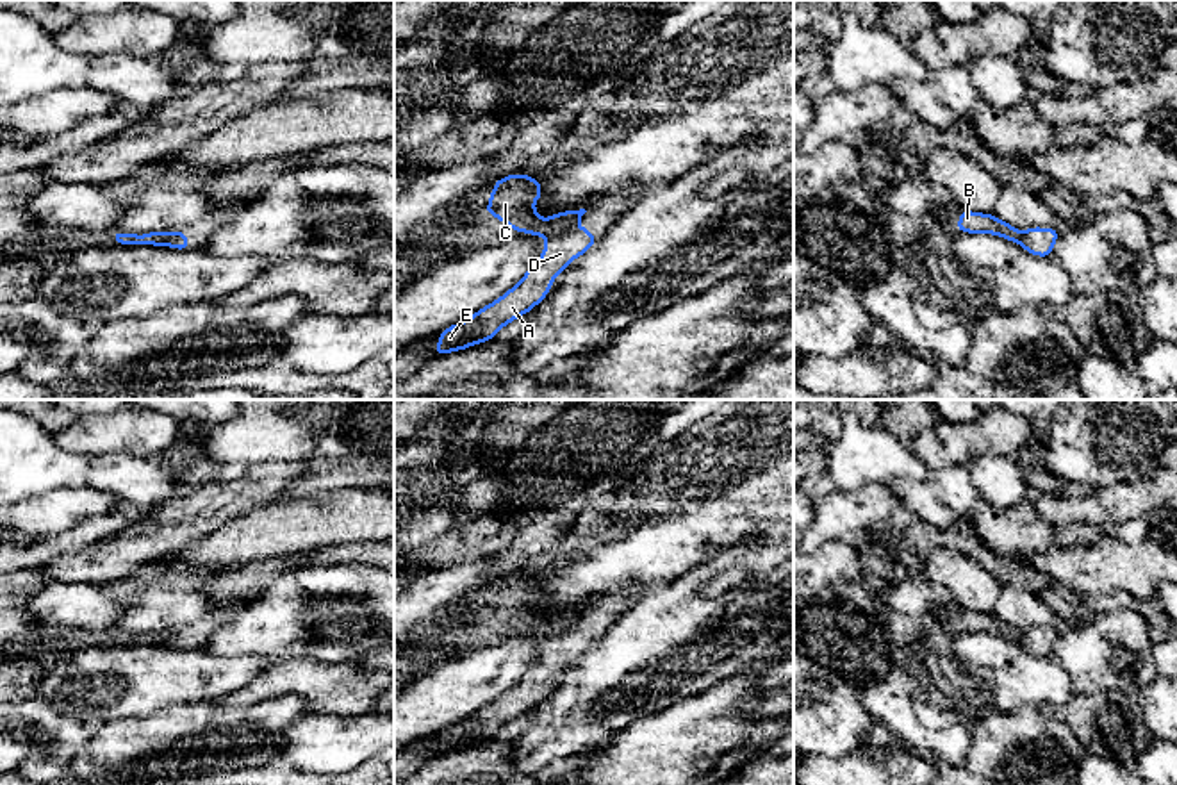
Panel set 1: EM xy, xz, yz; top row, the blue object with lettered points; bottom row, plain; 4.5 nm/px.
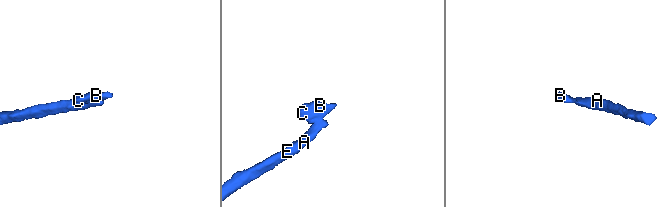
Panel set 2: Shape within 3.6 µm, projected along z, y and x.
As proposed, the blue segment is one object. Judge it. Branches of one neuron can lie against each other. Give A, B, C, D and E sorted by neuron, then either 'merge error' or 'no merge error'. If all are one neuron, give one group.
groups A D E / B C; merge error

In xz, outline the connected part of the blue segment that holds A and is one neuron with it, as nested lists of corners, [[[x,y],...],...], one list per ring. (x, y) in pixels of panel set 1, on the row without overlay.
[[[578,624],[549,639],[539,662],[510,690],[439,735],[437,756],[494,739],[505,724],[539,705],[553,680],[596,642],[594,633]]]

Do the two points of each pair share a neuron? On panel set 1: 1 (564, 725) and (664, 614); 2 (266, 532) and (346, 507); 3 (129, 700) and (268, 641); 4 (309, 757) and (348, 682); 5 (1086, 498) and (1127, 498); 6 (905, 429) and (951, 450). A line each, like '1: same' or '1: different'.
1: same
2: same
3: different
4: different
5: same
6: different

